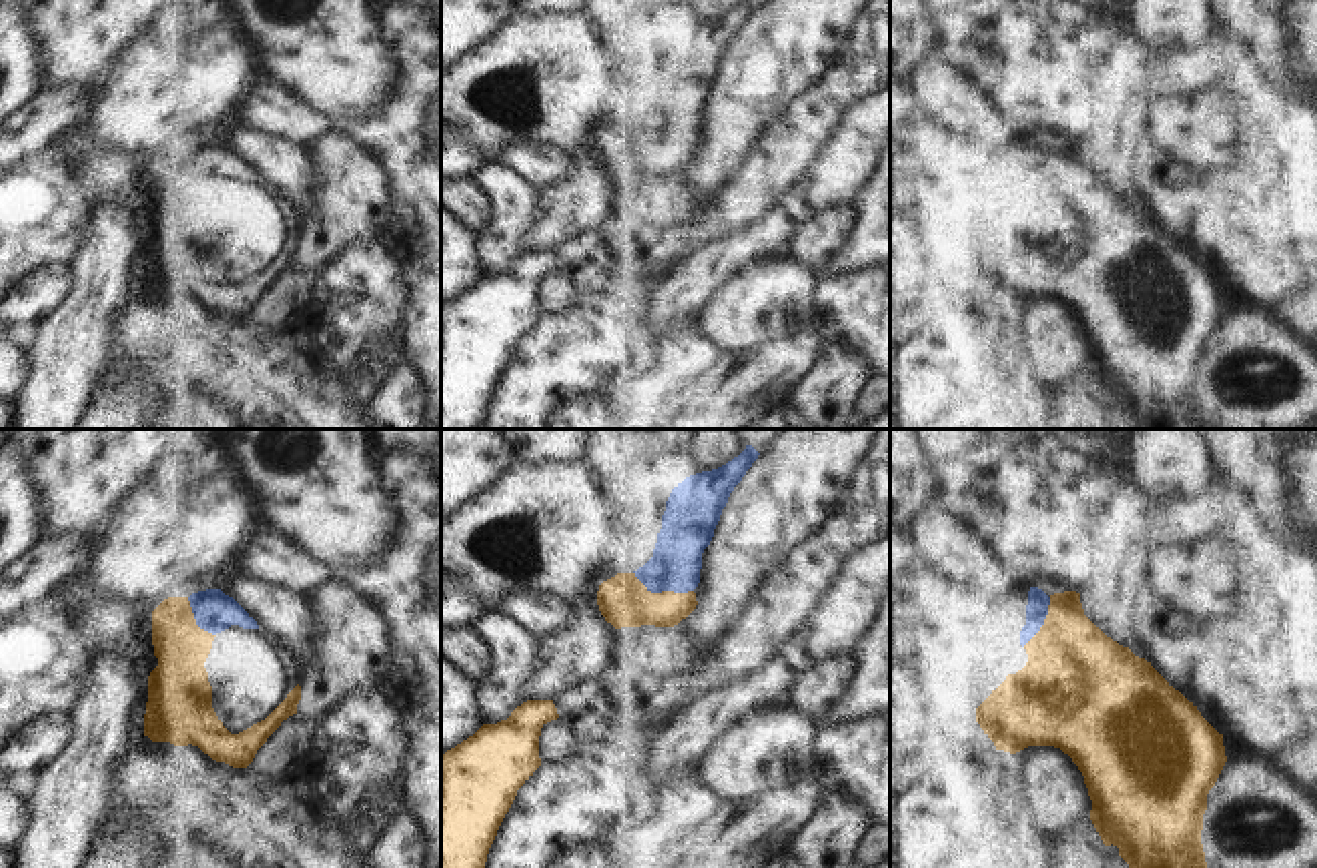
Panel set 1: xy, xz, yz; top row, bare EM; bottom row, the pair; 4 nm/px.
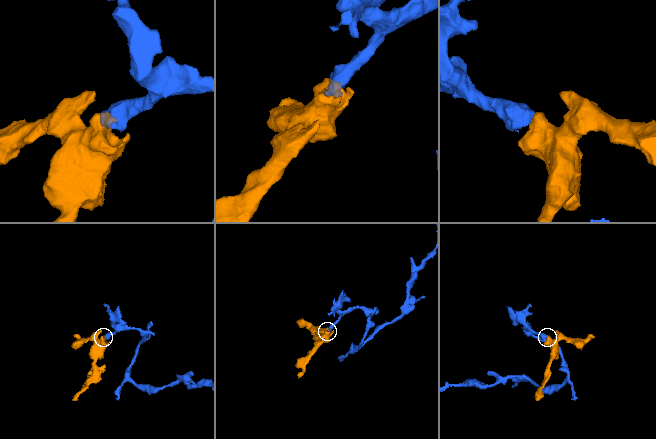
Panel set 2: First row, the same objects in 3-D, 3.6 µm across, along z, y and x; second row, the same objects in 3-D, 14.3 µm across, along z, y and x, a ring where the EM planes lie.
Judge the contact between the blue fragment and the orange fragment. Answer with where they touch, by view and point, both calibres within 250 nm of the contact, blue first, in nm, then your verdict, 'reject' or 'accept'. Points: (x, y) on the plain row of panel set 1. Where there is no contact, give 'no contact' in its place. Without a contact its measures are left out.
contact xz (662, 141); calibres 200 and 200 nm; accept

